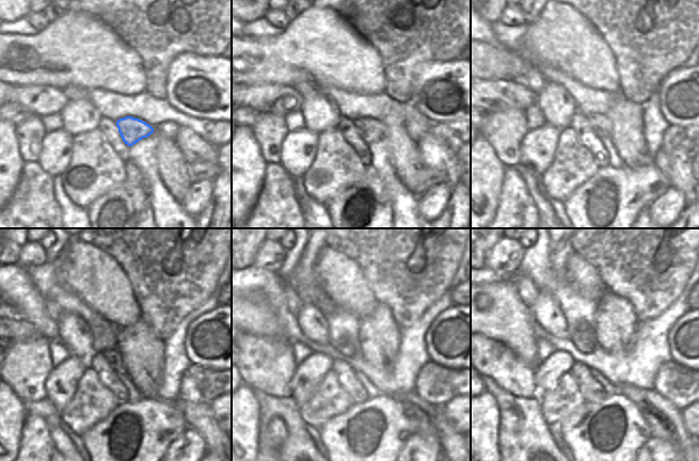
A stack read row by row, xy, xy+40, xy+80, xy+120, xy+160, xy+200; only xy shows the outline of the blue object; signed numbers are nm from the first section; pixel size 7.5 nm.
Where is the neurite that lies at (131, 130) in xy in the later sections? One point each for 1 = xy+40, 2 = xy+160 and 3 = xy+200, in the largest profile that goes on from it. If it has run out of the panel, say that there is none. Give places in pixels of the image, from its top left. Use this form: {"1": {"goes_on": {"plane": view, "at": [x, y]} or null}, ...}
{"1": {"goes_on": {"plane": "xy+40", "at": [370, 130]}}, "2": {"goes_on": {"plane": "xy+160", "at": [349, 350]}}, "3": {"goes_on": {"plane": "xy+200", "at": [583, 336]}}}

